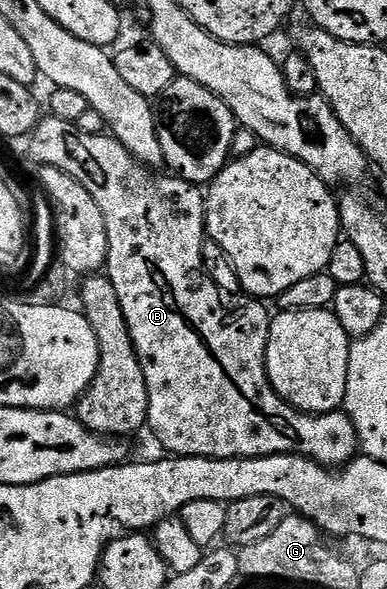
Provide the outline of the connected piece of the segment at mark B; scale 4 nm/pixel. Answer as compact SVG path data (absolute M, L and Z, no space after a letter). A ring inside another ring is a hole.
M49 116L43 117L38 126L32 131L28 138L30 143L30 154L38 161L39 167L51 166L52 168L60 168L60 172L68 172L68 176L72 176L72 180L80 180L80 184L84 184L84 188L88 188L88 193L92 196L92 200L96 200L97 206L100 207L100 212L104 212L104 228L106 229L106 235L108 236L108 256L106 257L106 264L104 267L105 273L108 275L112 288L116 288L116 296L120 300L120 308L124 312L124 320L128 324L128 332L132 336L132 344L134 345L134 351L138 357L138 363L140 368L144 372L144 380L146 381L146 387L148 388L148 416L146 421L148 423L148 430L158 437L158 442L163 446L163 451L169 452L174 456L181 456L184 458L267 458L270 454L282 454L282 434L290 434L290 438L306 438L306 434L310 434L310 438L314 438L314 422L318 422L318 434L338 434L338 438L334 438L334 442L326 442L326 446L330 446L330 450L326 450L326 467L338 468L343 464L350 461L355 457L356 451L350 447L350 434L354 430L354 425L350 417L344 412L335 412L333 414L303 414L302 411L297 410L294 406L289 406L288 403L282 399L277 392L275 392L273 386L270 384L270 377L266 375L266 345L268 344L268 332L270 331L270 319L272 317L271 311L266 311L261 301L256 298L247 296L245 293L237 292L238 294L229 294L226 290L221 290L208 275L202 271L202 241L207 241L208 235L206 232L206 200L203 191L199 189L195 183L185 182L183 178L177 176L169 176L165 178L164 175L158 174L162 172L155 172L153 169L147 168L140 162L135 162L134 157L129 154L122 143L117 138L111 136L109 133L103 132L96 135L88 135L85 132L77 130L75 123L65 122L59 118L51 118ZM282 422L298 422L298 434L294 434L294 430L282 430Z

